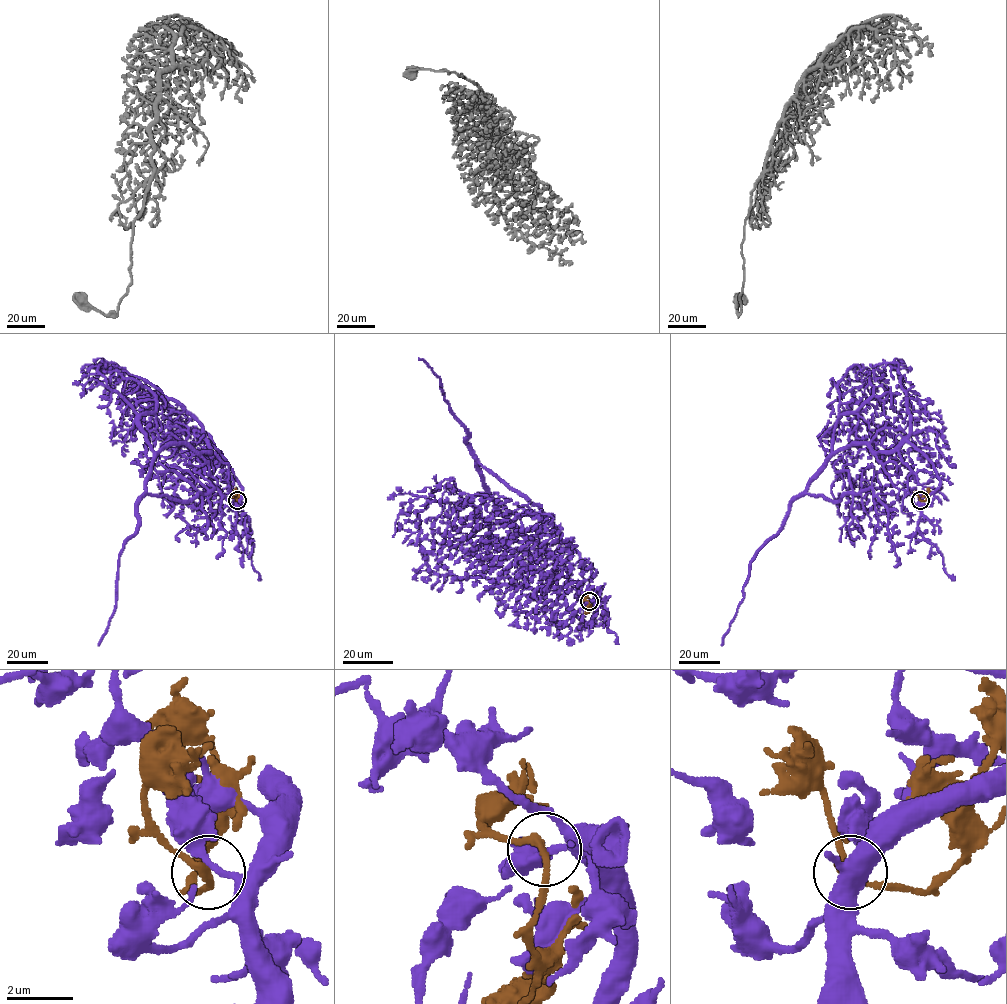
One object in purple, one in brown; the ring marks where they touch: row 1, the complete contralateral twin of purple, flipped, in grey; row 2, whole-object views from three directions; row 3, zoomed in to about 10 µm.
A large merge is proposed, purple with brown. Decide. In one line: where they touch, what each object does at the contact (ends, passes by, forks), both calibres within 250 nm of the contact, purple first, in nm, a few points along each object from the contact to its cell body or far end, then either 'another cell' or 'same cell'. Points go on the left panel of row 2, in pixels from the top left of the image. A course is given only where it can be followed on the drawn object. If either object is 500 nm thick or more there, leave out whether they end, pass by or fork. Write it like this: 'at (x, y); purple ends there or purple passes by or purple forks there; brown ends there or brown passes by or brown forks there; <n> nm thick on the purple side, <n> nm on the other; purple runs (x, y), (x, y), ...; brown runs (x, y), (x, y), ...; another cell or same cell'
at (237, 500); purple passes by; brown passes by; 240 nm thick on the purple side, 200 nm on the other; purple runs (237, 499), (208, 442), (153, 460), (148, 493), (215, 488), (229, 503), (243, 566); brown runs (237, 500), (236, 488); another cell

